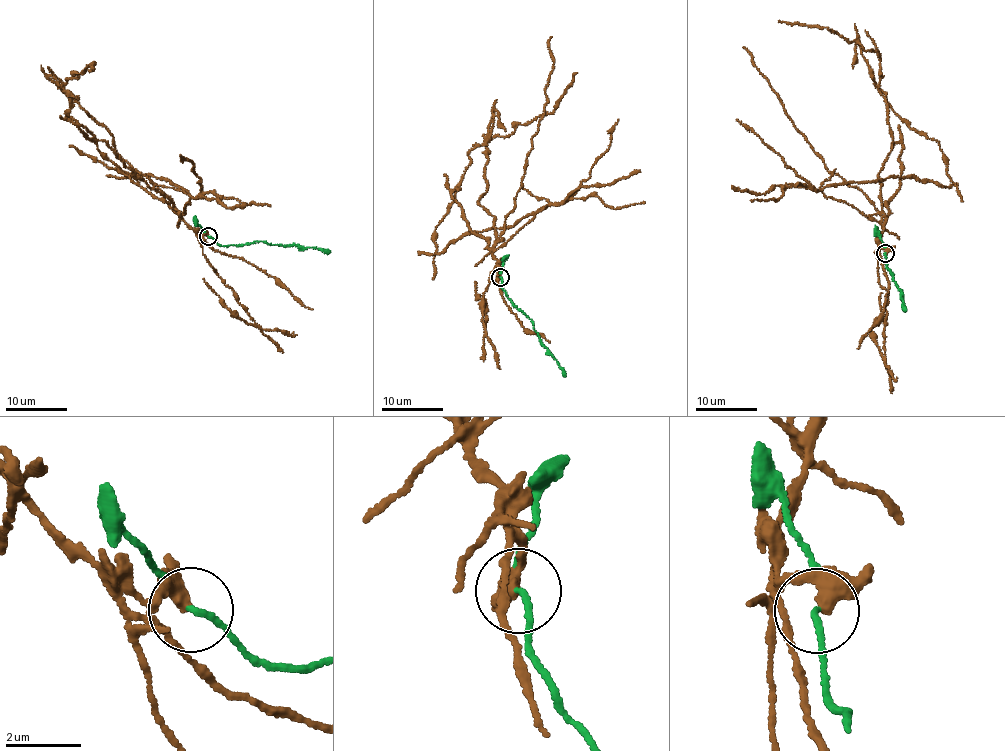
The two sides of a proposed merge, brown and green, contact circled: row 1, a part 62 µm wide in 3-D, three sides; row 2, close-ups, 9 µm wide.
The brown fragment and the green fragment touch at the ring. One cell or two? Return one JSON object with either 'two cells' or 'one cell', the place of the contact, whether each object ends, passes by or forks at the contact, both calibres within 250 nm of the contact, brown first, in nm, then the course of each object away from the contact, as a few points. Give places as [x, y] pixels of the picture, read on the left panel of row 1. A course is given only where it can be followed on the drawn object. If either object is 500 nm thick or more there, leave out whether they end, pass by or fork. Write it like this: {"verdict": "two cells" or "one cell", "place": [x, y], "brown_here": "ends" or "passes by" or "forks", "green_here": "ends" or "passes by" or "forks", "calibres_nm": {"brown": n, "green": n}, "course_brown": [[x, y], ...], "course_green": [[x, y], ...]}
{"verdict": "two cells", "place": [208, 236], "brown_here": "passes by", "green_here": "passes by", "calibres_nm": {"brown": 320, "green": 110}, "course_brown": [[207, 236], [191, 229], [172, 198], [131, 168], [116, 151], [108, 129], [75, 99], [67, 117], [139, 182]], "course_green": [[209, 236], [221, 246], [264, 241], [330, 252]]}

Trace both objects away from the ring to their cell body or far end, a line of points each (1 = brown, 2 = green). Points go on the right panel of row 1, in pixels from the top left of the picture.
1: (885, 252), (879, 174), (892, 143), (873, 75), (901, 119), (935, 140), (962, 201)
2: (884, 253), (905, 311)

